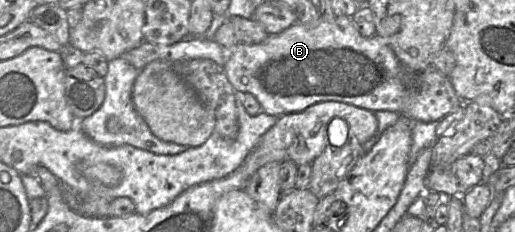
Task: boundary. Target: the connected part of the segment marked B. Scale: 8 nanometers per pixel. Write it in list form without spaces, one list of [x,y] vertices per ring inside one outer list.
[[[339,16],[334,20],[321,18],[314,28],[308,28],[298,20],[278,34],[269,34],[259,44],[239,43],[227,52],[223,68],[236,92],[252,94],[263,112],[276,117],[304,111],[320,102],[336,101],[372,112],[397,112],[414,121],[438,122],[464,103],[456,94],[450,77],[439,72],[433,65],[422,71],[405,67],[384,38],[377,34],[363,37],[352,17],[347,16]]]

